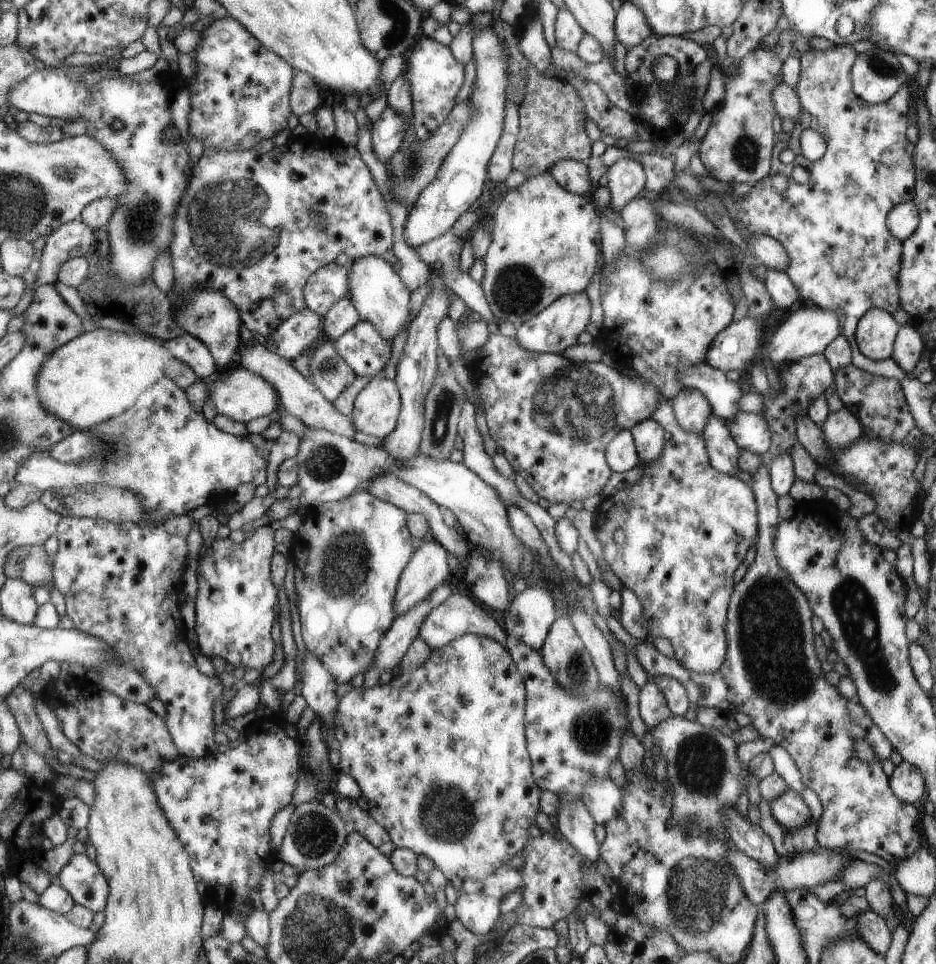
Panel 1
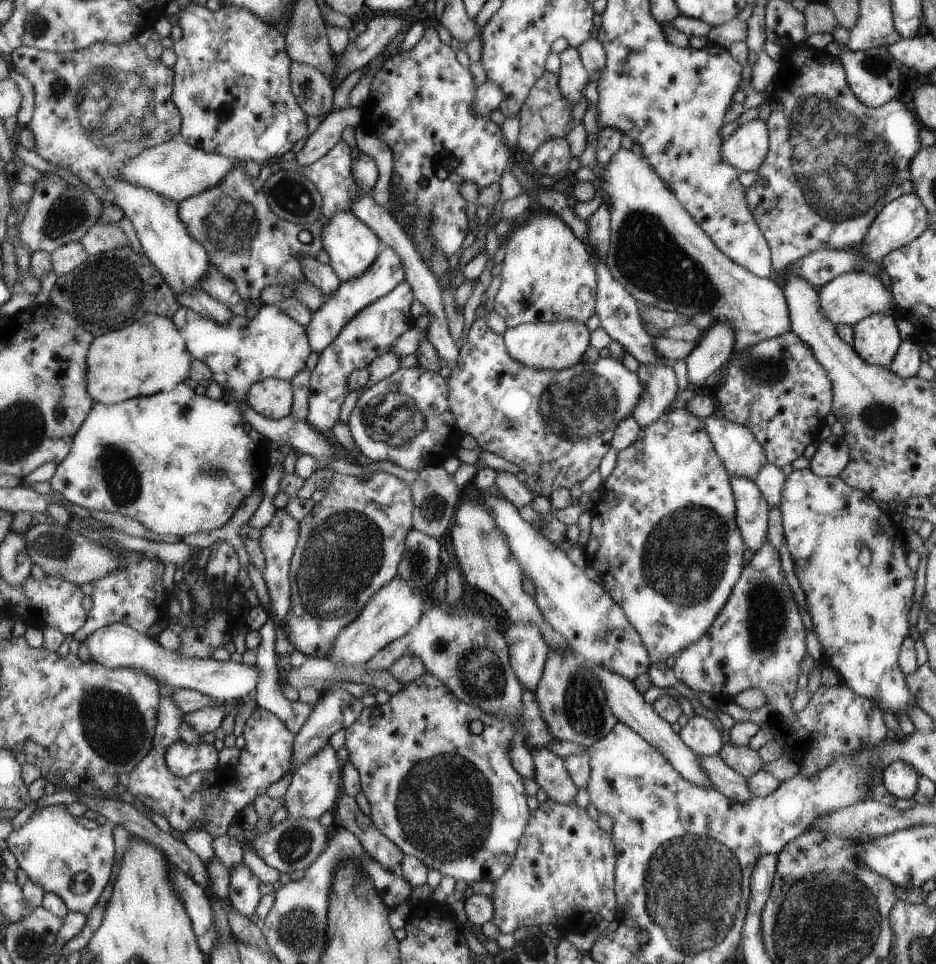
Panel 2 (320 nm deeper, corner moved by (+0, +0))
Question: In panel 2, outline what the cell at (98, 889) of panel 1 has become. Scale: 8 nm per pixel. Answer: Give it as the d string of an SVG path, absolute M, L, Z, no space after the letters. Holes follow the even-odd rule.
M65 805L38 807L27 822L15 829L6 844L15 856L22 870L32 881L39 883L47 893L61 896L71 911L85 913L87 916L100 902L103 891L114 879L115 836L113 824L90 825L77 819ZM79 872L87 872L92 883L86 893L73 893L71 882Z

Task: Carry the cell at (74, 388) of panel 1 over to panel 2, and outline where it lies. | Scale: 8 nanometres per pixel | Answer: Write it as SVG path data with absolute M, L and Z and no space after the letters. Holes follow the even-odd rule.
M151 313L131 326L95 337L88 354L88 391L95 402L111 404L170 391L187 380L192 359L175 321Z

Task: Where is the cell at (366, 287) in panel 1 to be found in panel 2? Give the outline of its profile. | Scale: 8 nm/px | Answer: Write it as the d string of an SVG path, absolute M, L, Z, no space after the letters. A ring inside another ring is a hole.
M349 209L335 211L322 226L320 237L322 238L322 249L329 255L328 265L340 282L364 273L379 254L378 235Z

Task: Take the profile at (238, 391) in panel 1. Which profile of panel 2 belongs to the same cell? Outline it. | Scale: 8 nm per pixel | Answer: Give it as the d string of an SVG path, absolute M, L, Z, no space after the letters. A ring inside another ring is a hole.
M264 378L250 386L250 392L243 399L261 416L268 419L280 419L289 414L291 406L291 386L289 381Z

